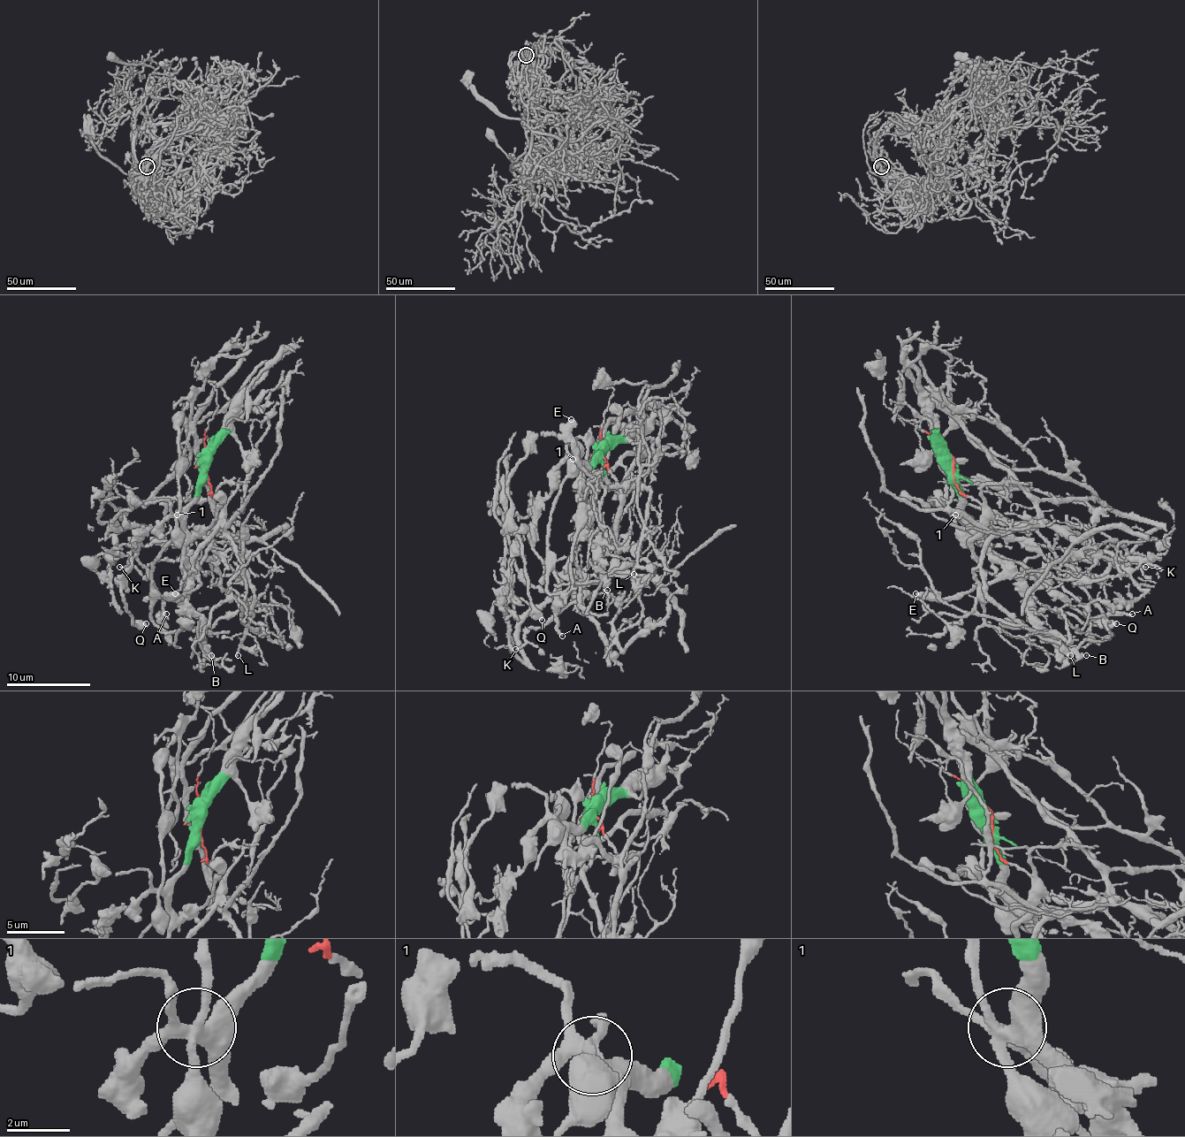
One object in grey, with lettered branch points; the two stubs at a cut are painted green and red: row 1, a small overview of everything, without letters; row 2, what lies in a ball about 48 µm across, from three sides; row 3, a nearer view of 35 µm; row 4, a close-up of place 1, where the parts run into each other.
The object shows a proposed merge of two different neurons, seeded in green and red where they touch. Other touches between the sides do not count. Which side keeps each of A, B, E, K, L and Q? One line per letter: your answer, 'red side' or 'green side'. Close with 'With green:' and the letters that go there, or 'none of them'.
A: green side
B: green side
E: green side
K: red side
L: red side
Q: green side
With green: A, B, E, Q

